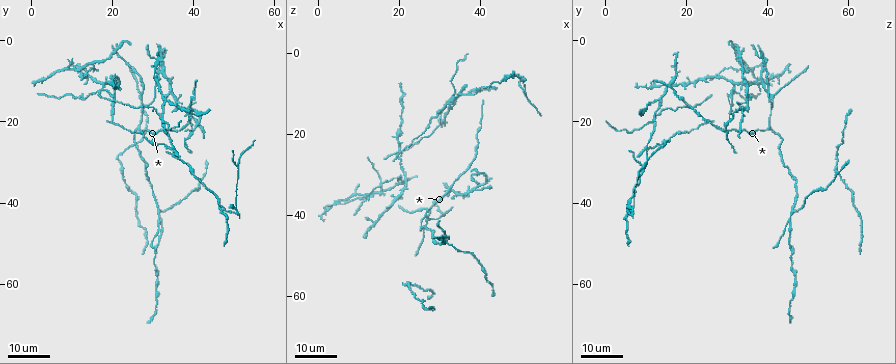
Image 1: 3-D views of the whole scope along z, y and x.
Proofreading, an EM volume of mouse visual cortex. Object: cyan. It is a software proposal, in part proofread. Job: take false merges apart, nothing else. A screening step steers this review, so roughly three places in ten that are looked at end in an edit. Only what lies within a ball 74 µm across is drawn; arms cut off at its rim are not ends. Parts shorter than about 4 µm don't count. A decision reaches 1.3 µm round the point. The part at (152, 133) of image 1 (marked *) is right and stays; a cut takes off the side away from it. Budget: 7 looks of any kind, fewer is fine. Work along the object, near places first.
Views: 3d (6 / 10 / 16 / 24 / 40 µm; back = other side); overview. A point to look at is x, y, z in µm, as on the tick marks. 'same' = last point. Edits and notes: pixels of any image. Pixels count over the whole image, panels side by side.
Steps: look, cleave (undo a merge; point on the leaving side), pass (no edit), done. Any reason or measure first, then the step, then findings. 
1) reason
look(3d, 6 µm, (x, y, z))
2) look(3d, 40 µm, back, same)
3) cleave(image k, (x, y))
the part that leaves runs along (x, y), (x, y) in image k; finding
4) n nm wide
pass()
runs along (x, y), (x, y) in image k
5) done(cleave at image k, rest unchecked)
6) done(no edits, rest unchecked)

four or more arms meet
look(3d, 16 µm, (40.5, 22.0, 29.5))

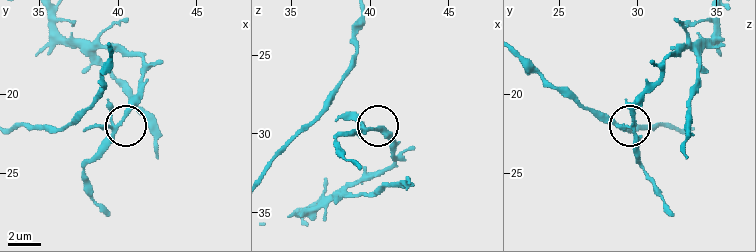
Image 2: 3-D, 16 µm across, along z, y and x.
look(3d, 10 µm, (39.8, 22.1, 29.7))

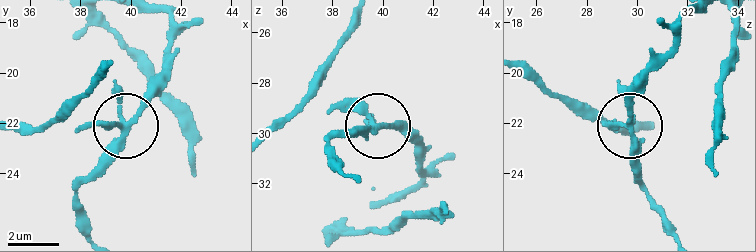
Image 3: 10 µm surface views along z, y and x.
from behind
look(3d, 10 µm, back, (39.9, 22.2, 29.8))

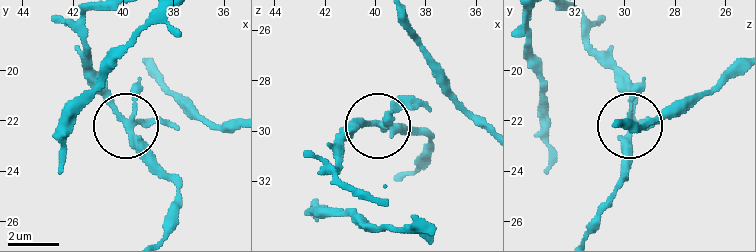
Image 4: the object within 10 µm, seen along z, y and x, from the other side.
pass()
runs along (483, 128), (444, 94), (406, 102), (382, 124), (423, 126) in image 4; one neuron here

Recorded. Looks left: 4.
three arms meet
look(3d, 24 µm, (31.5, 44.5, 45.0))

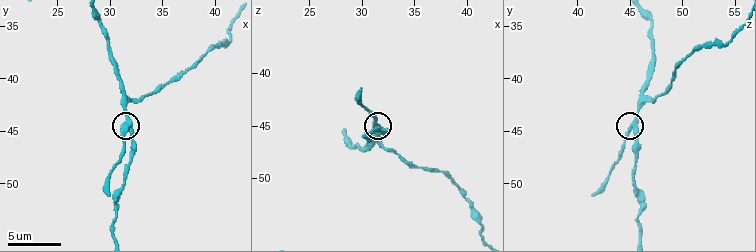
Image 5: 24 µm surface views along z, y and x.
zoom in
look(3d, 10 µm, (31.6, 44.8, 45.0))

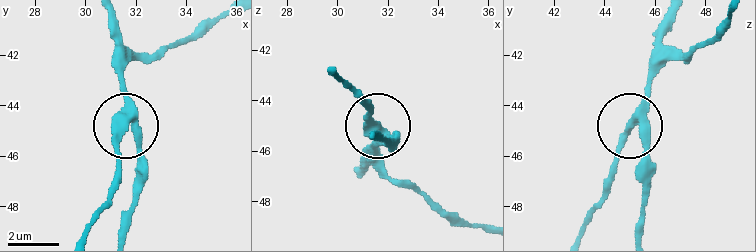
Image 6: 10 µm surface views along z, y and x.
side arm 9 µm
cleave(image 6, (118, 169))
the part that leaves runs along (119, 134), (119, 171), (111, 196), (85, 235) in image 6; a second neuron is stuck on

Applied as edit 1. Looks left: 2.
four-way junction
look(3d, 24 µm, (20.0, 14.0, 31.0))

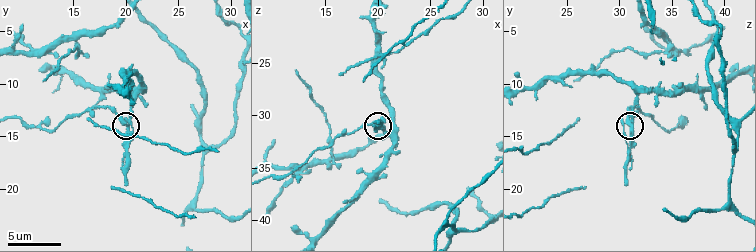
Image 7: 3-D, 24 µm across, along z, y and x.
look(3d, 10 µm, (19.6, 13.6, 30.8))

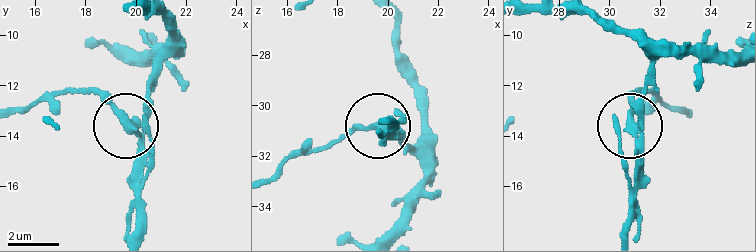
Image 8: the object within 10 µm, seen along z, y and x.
side arm 6 µm
cleave(image 8, (117, 113))
the part that leaves runs along (138, 142), (86, 92), (48, 92), (22, 107) in image 8; a second neuron is stuck on

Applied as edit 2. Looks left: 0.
done(cleave at image 6, cleave at image 8, rest unchecked)

